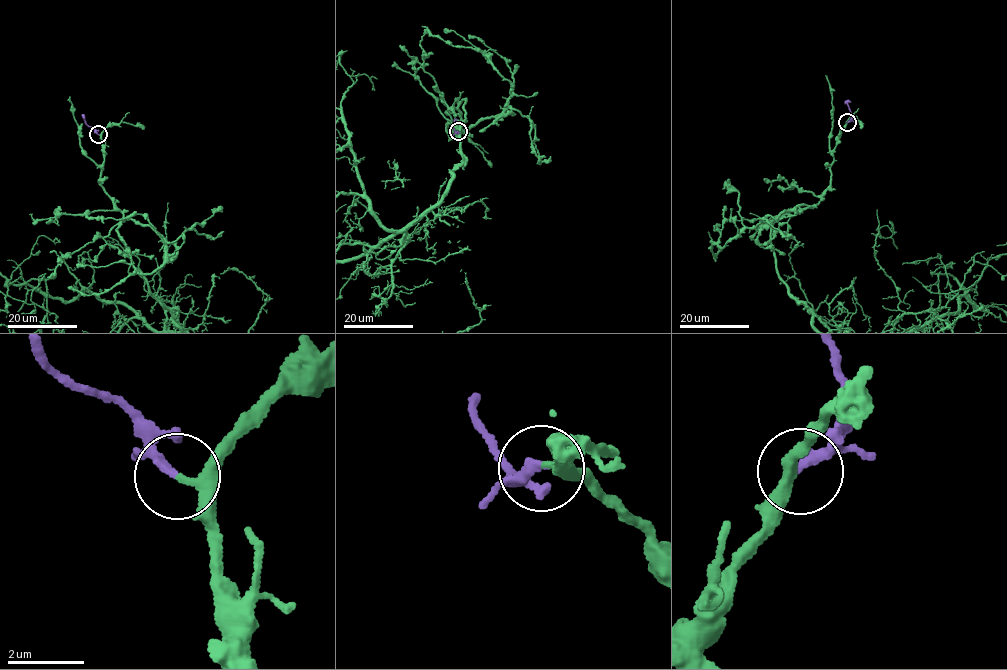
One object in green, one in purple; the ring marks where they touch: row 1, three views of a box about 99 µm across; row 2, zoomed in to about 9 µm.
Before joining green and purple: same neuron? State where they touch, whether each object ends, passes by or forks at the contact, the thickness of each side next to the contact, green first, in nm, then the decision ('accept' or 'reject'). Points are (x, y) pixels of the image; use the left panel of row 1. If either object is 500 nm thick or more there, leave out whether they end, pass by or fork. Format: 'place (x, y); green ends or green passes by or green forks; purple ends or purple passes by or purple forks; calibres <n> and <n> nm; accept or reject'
place (98, 134); green passes by; purple ends; calibres 160 and 240 nm; accept

